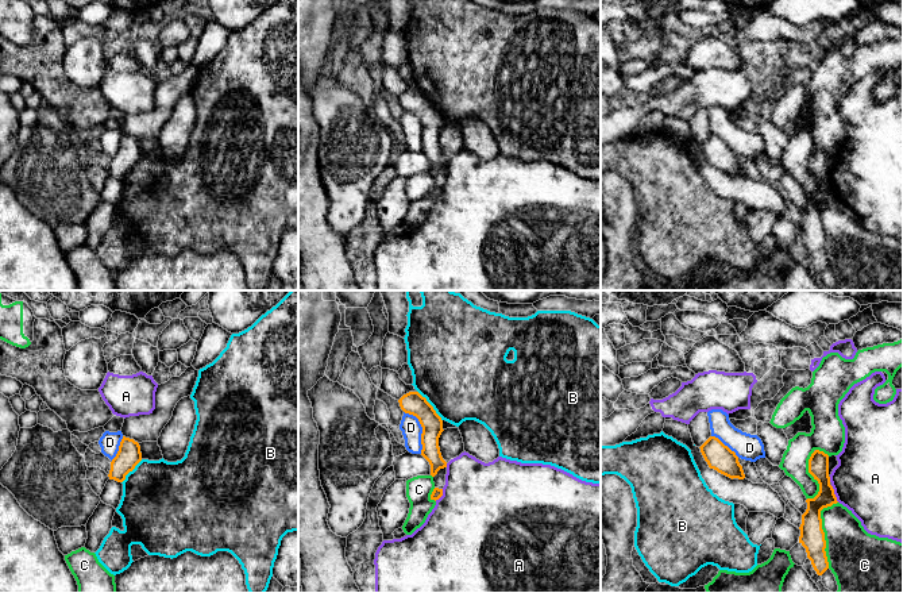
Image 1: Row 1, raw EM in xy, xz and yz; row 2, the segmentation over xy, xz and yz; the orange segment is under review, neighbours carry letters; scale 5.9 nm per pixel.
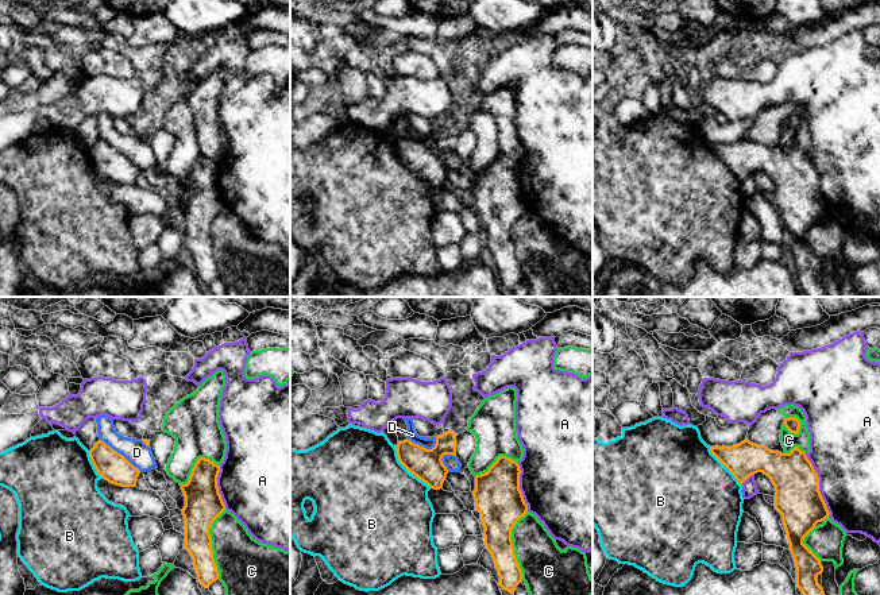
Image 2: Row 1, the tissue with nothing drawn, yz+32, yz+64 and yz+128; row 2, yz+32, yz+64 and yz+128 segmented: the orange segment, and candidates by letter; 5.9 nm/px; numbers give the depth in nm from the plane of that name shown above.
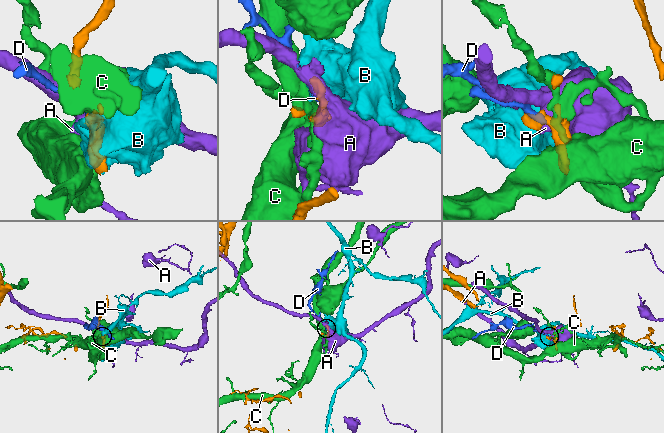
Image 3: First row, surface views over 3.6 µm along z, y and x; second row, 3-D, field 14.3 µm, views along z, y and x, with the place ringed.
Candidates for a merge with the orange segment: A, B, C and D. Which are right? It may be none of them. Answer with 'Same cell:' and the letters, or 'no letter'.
Same cell: no letter

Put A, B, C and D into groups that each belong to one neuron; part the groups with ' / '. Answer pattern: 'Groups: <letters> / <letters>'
Groups: A / B / C / D

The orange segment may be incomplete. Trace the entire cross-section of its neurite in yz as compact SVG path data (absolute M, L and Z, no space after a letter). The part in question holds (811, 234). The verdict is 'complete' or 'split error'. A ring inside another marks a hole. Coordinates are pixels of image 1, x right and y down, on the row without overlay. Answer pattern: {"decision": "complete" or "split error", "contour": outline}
{"decision": "complete", "contour": "M815 147L809 157L809 170L818 178L819 189L814 196L806 197L807 207L802 212L799 240L806 246L817 272L822 273L829 266L829 259L821 208L838 200L830 182L829 153Z"}

